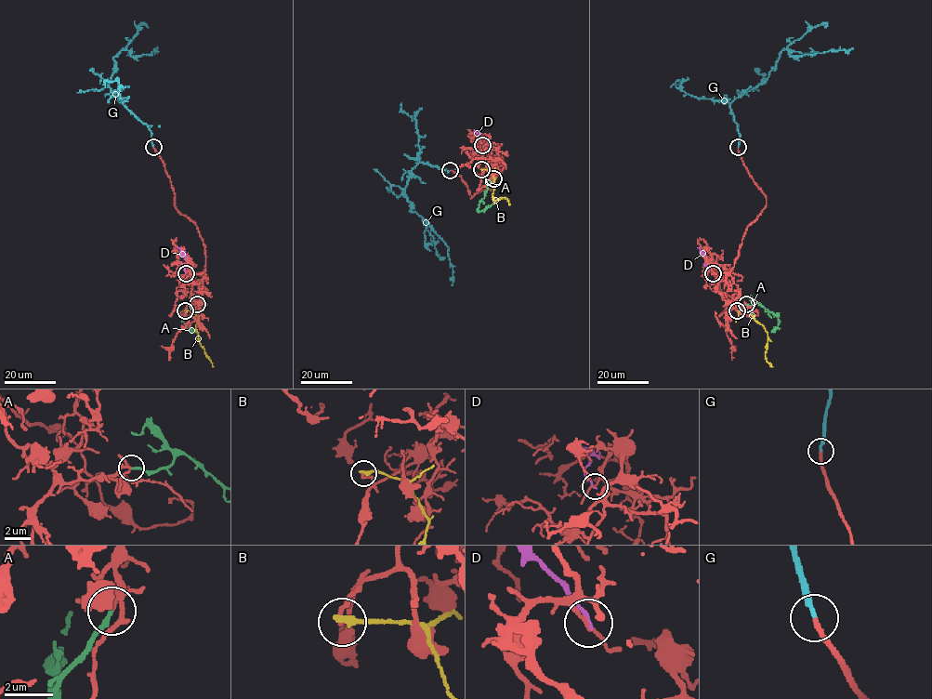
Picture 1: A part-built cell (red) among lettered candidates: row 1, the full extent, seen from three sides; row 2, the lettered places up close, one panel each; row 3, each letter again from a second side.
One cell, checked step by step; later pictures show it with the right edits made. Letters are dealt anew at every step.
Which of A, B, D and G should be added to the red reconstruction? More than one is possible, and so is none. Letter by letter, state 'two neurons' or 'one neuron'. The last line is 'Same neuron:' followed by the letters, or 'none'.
A: one neuron
B: two neurons
D: two neurons
G: one neuron
Same neuron: A, G

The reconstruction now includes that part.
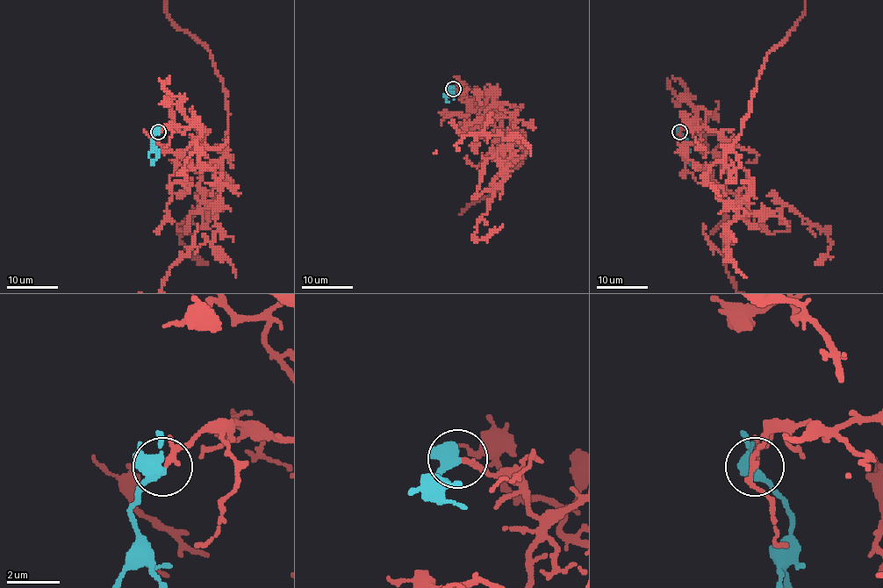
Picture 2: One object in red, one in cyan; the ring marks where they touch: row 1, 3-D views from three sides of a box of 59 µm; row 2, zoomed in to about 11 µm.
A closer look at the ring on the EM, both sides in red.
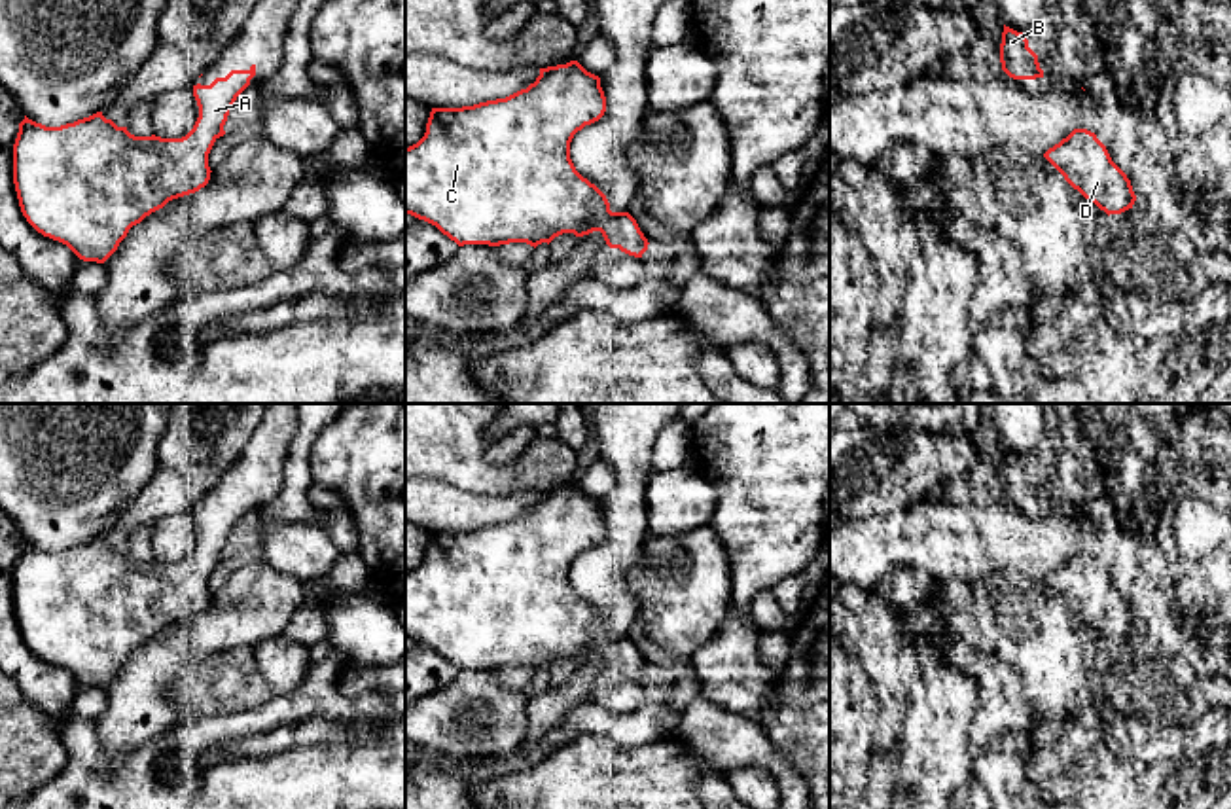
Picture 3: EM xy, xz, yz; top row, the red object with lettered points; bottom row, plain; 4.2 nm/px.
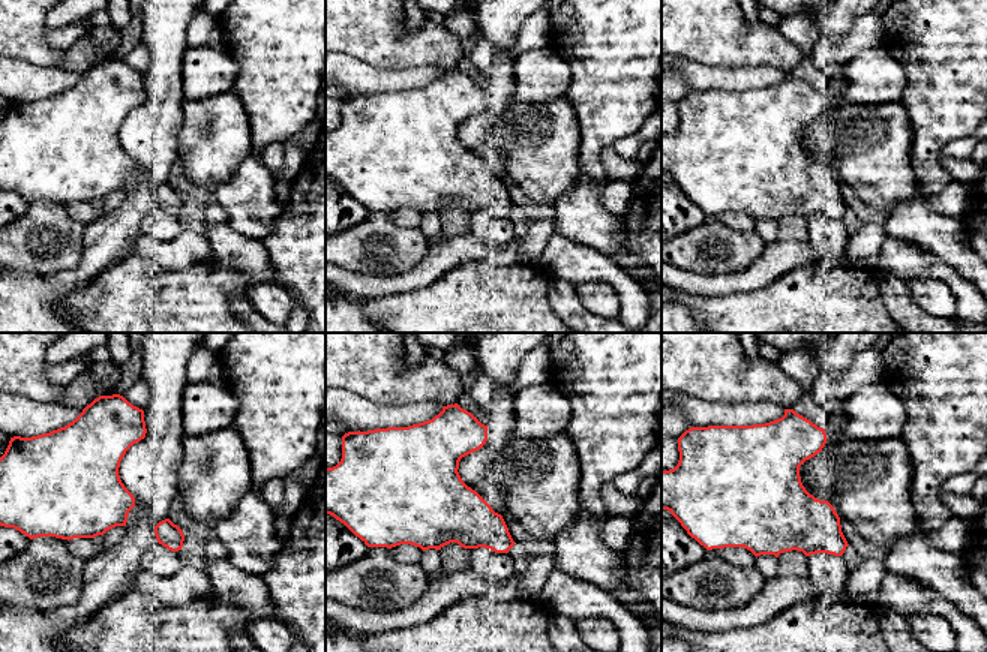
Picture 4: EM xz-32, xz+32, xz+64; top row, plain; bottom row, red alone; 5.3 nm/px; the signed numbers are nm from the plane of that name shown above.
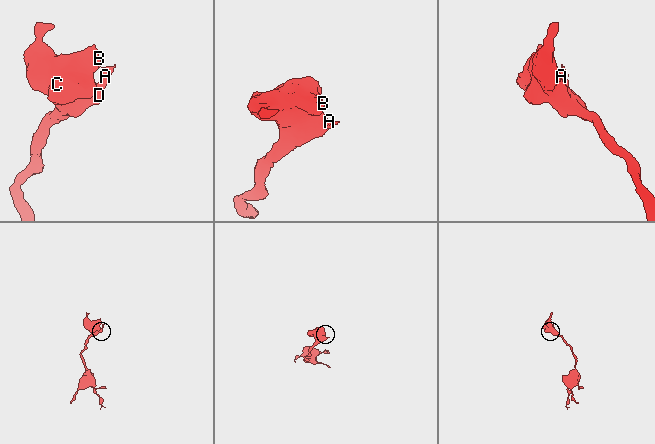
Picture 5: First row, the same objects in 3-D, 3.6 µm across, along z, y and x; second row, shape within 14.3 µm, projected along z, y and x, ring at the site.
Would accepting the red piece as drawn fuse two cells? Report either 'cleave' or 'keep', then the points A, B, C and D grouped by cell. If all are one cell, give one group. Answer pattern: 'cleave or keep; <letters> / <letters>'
keep; A B C D

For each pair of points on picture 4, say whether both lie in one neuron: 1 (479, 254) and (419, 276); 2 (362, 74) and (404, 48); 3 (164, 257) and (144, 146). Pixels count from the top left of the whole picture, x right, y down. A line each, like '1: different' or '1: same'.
1: same
2: different
3: different

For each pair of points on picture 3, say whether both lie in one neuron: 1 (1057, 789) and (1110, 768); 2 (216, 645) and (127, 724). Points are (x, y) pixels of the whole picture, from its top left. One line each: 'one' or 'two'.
1: one
2: one

